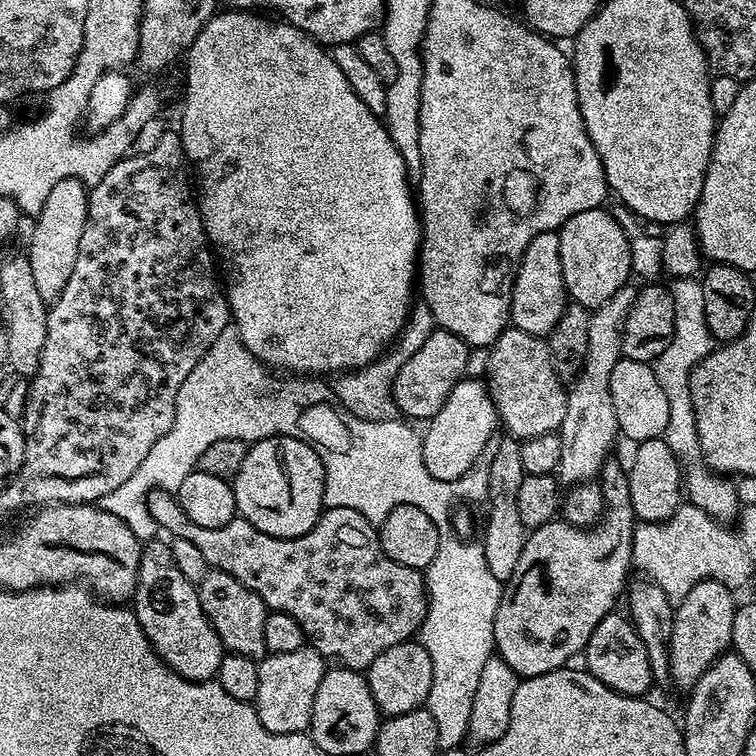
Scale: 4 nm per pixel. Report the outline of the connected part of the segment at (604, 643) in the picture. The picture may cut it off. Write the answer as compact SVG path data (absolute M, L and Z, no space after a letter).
M610 614L598 622L594 634L590 634L590 642L584 647L582 660L585 660L587 671L591 672L598 682L610 686L610 690L621 692L623 696L643 697L648 687L654 684L650 658L646 654L646 646L636 633L627 615Z

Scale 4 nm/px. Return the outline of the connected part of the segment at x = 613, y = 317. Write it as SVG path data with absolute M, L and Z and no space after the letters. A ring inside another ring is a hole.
M622 287L618 294L614 294L614 298L592 312L586 362L567 389L566 418L562 418L562 426L558 429L562 442L562 458L558 469L561 485L571 486L582 480L595 481L599 477L600 467L609 459L611 452L608 451L612 443L618 440L614 402L610 398L610 374L614 374L614 366L622 359L620 347L624 337L624 323L636 294L635 287Z

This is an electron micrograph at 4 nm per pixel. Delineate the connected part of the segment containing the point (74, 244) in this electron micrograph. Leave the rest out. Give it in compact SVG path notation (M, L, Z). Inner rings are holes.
M63 180L50 190L46 206L34 217L32 237L28 240L26 257L31 273L34 274L35 287L42 298L51 302L57 300L70 282L74 261L78 259L78 242L82 242L82 230L88 217L89 189L81 180Z

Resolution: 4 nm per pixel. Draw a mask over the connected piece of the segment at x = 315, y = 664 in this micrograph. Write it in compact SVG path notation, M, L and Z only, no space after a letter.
M311 646L290 654L267 653L258 663L258 694L254 701L262 726L274 734L307 733L312 723L314 694L318 694L318 682L322 682L325 671L325 657Z

